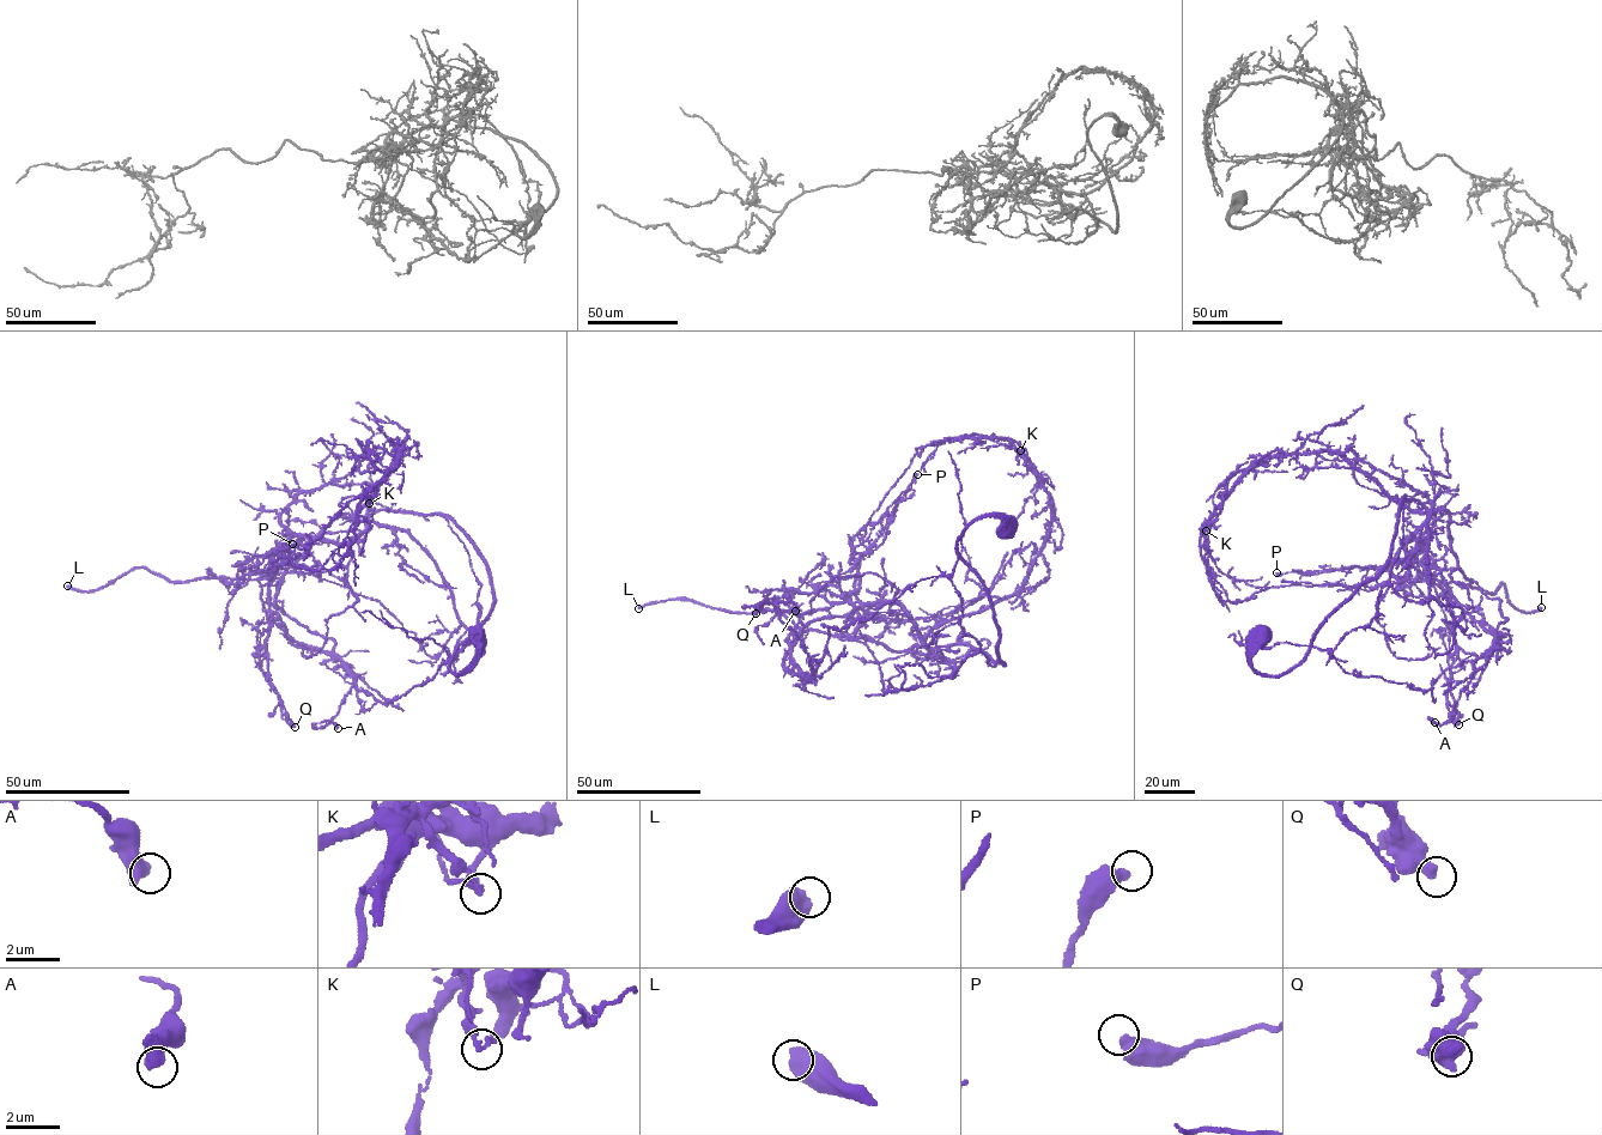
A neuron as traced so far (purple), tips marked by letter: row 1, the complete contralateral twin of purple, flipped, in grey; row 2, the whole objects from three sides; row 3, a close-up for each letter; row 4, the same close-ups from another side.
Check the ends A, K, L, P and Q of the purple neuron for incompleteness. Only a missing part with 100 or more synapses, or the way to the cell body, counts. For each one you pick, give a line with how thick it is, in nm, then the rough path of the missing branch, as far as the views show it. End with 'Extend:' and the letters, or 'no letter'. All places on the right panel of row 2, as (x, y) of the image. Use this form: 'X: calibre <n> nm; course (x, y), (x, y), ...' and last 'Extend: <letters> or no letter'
L: calibre 600 nm
Extend: L

